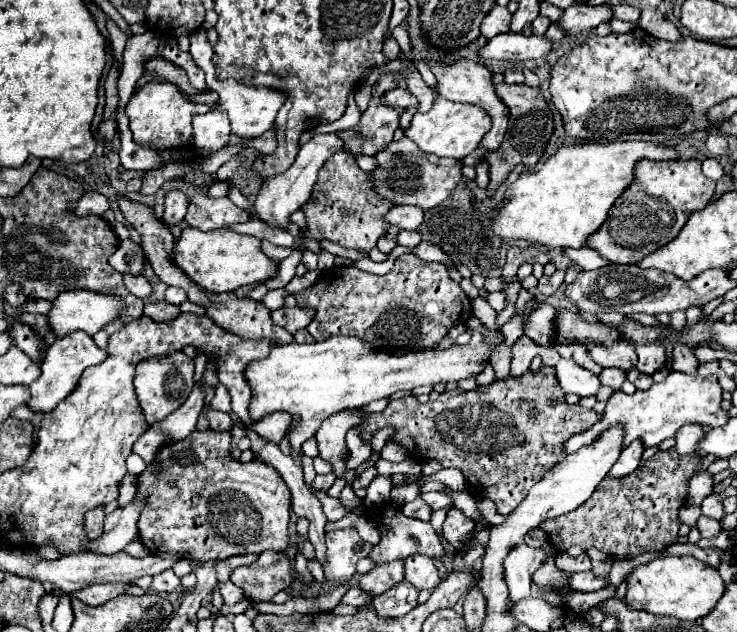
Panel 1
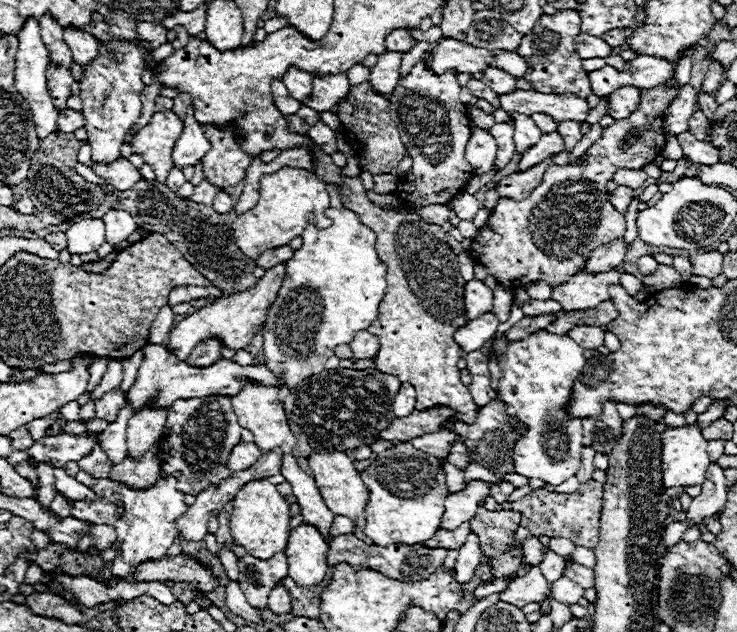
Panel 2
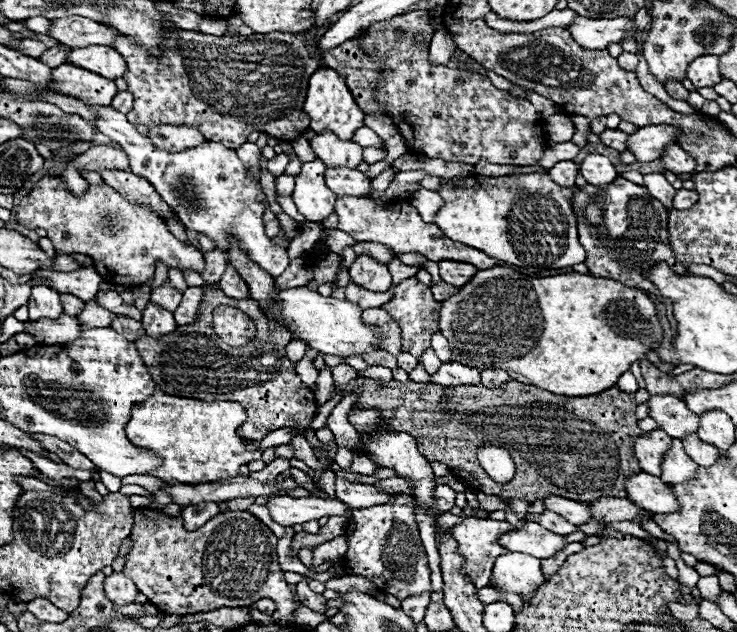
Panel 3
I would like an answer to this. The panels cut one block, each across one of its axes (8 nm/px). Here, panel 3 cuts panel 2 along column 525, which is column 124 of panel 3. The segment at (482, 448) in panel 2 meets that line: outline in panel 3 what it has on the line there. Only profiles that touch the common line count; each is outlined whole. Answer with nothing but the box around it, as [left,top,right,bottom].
[124,388,254,484]

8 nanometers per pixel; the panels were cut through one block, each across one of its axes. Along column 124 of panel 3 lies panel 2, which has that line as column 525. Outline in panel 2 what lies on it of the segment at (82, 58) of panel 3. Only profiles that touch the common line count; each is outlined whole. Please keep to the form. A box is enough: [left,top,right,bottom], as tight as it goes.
[492,52,528,78]

